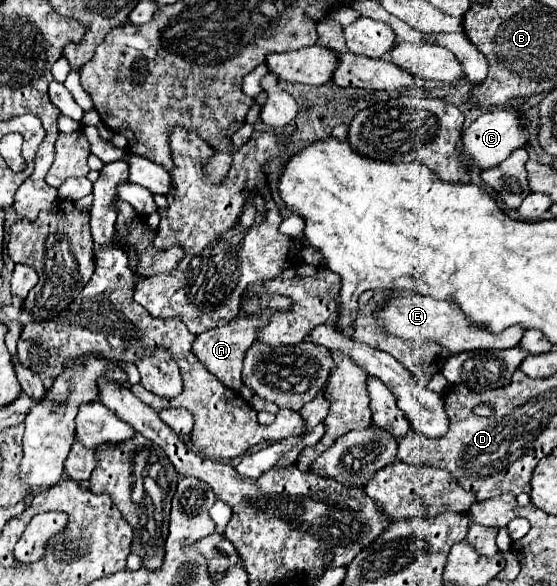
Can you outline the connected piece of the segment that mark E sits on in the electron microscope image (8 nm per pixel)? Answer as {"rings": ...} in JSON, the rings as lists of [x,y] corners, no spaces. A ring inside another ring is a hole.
{"rings":[[[407,294],[407,296],[393,296],[385,308],[377,310],[377,320],[391,332],[399,334],[401,338],[423,338],[423,340],[435,340],[443,348],[447,348],[449,354],[457,352],[469,352],[469,350],[493,350],[493,348],[517,348],[525,328],[523,326],[511,326],[503,330],[501,334],[489,332],[485,326],[477,326],[465,314],[461,308],[451,300],[435,300],[421,294]]]}

